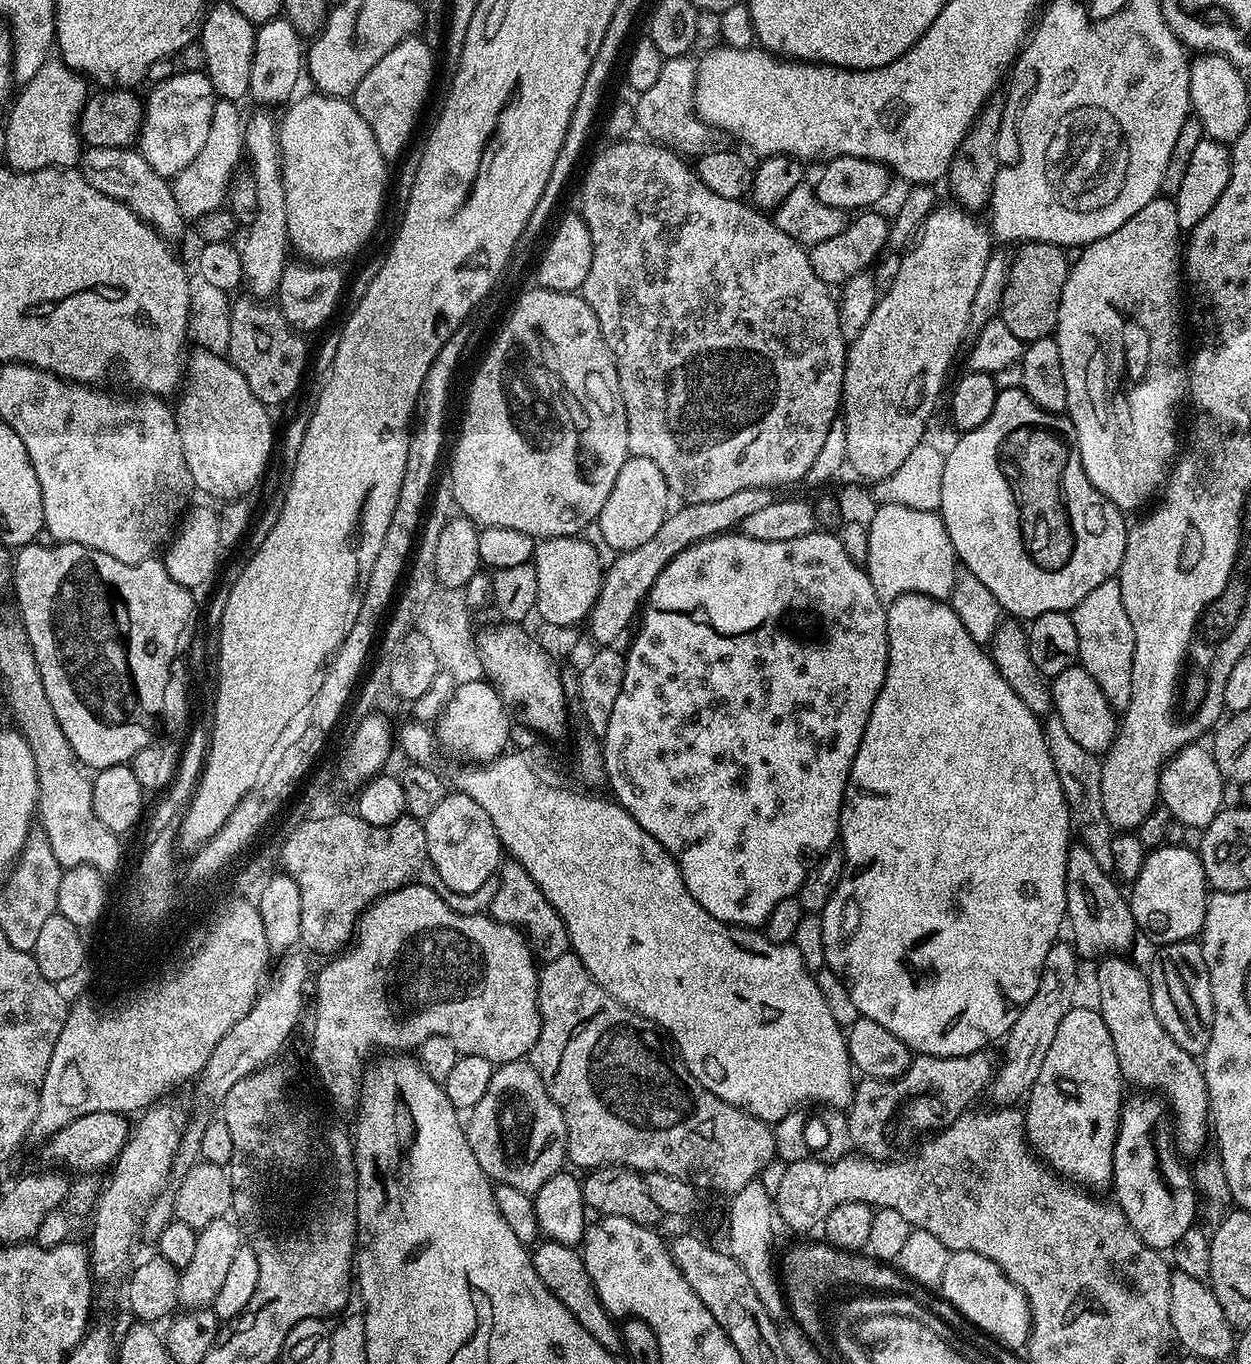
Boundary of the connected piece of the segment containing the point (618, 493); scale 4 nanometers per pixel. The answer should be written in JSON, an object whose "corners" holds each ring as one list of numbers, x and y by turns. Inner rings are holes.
{"corners":[[629,455,596,519,596,527,603,542,615,553,630,551,647,542,655,536,666,519,668,500,668,483,662,478,658,466,650,462,650,458]]}

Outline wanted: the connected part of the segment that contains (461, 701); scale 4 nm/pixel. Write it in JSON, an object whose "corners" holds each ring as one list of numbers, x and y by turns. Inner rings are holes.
{"corners":[[487,679,456,685,456,693,446,701,440,715,434,721,434,740,448,752,465,756,468,762,487,762,505,755,508,739,512,736,510,713,504,707,504,699]]}

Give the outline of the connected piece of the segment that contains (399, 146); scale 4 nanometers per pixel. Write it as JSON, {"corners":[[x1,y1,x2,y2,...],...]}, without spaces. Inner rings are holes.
{"corners":[[414,35,398,42,398,46,387,52,382,62,378,62,378,66,374,66,374,70,370,70,362,82,358,82,356,91,350,97,358,114,366,118,366,126,370,126,374,142,378,142,378,150,382,150,388,162,393,162,403,154,416,128,416,119,424,108,424,99,432,88,432,71,436,64,432,61,427,42,420,39,419,35]]}

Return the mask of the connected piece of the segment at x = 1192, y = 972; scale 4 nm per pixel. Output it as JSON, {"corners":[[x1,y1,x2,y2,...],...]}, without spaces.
{"corners":[[1183,940,1163,945,1150,967,1152,1001,1158,1022,1192,1056,1203,1057,1212,1033,1214,1002,1210,990,1210,970,1206,966,1203,947,1196,940]]}

